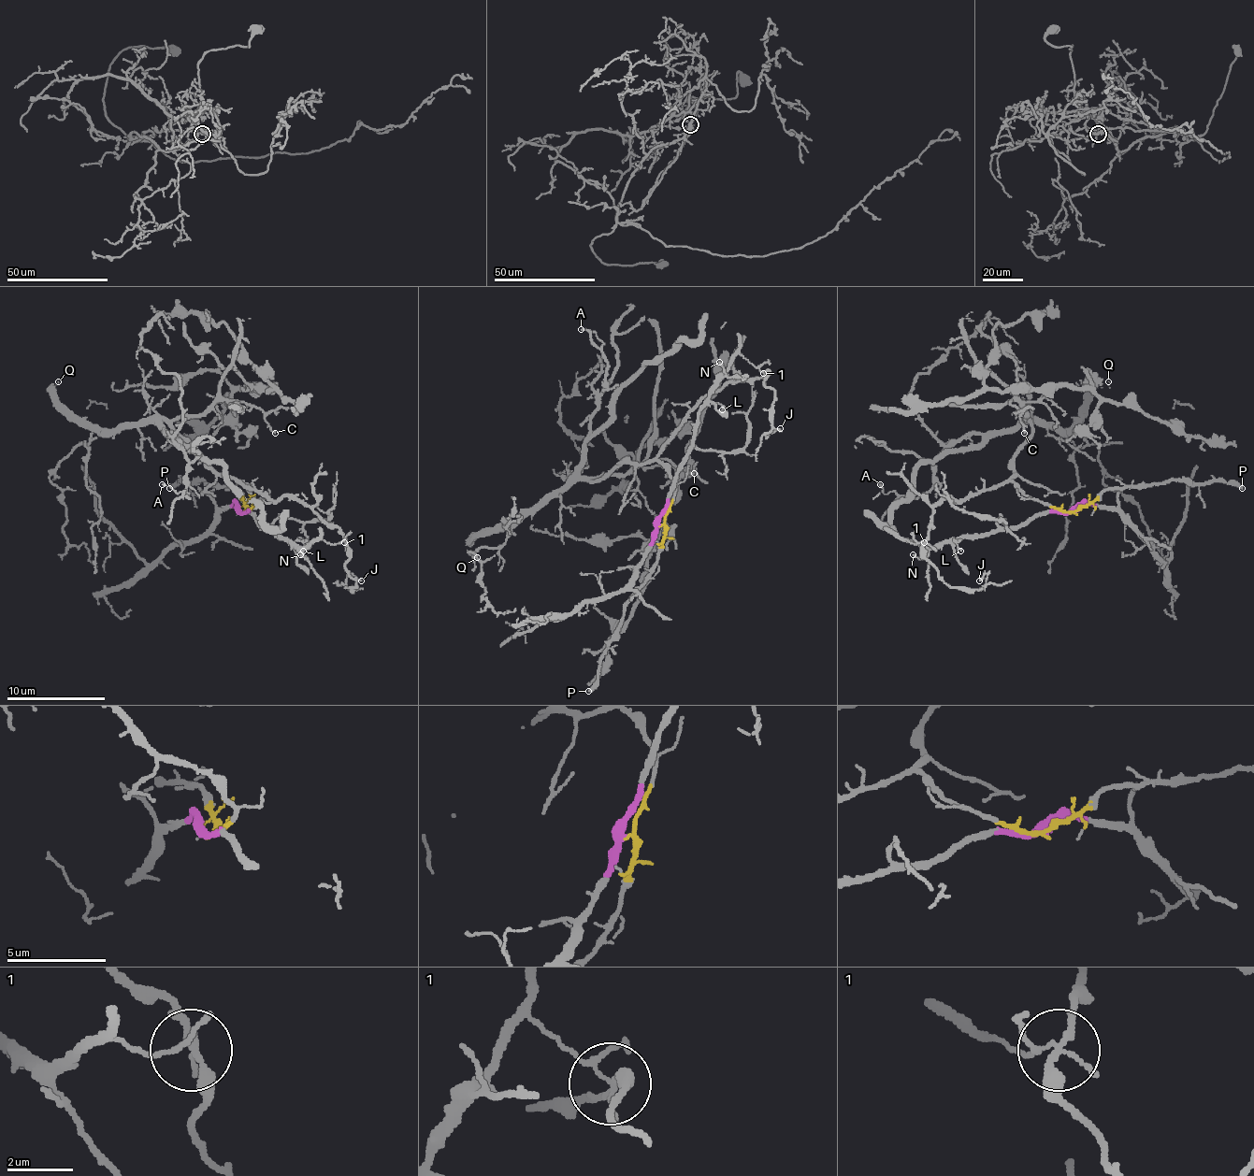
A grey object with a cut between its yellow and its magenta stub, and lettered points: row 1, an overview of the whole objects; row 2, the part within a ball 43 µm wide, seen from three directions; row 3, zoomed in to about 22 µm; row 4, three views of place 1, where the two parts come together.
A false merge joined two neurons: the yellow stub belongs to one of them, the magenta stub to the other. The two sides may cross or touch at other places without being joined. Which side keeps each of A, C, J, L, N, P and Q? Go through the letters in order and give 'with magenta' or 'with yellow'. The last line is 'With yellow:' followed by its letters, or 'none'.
A: with yellow
C: with yellow
J: with yellow
L: with magenta
N: with magenta
P: with yellow
Q: with yellow
With yellow: A, C, J, P, Q

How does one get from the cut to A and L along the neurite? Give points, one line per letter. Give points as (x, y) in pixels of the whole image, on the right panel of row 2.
A: (1075, 514), (1014, 482), (1014, 454), (1030, 435), (1023, 420), (952, 442), (916, 496), (880, 484)
L: (1075, 514), (1044, 511), (1016, 526), (966, 534), (954, 541), (961, 552)

